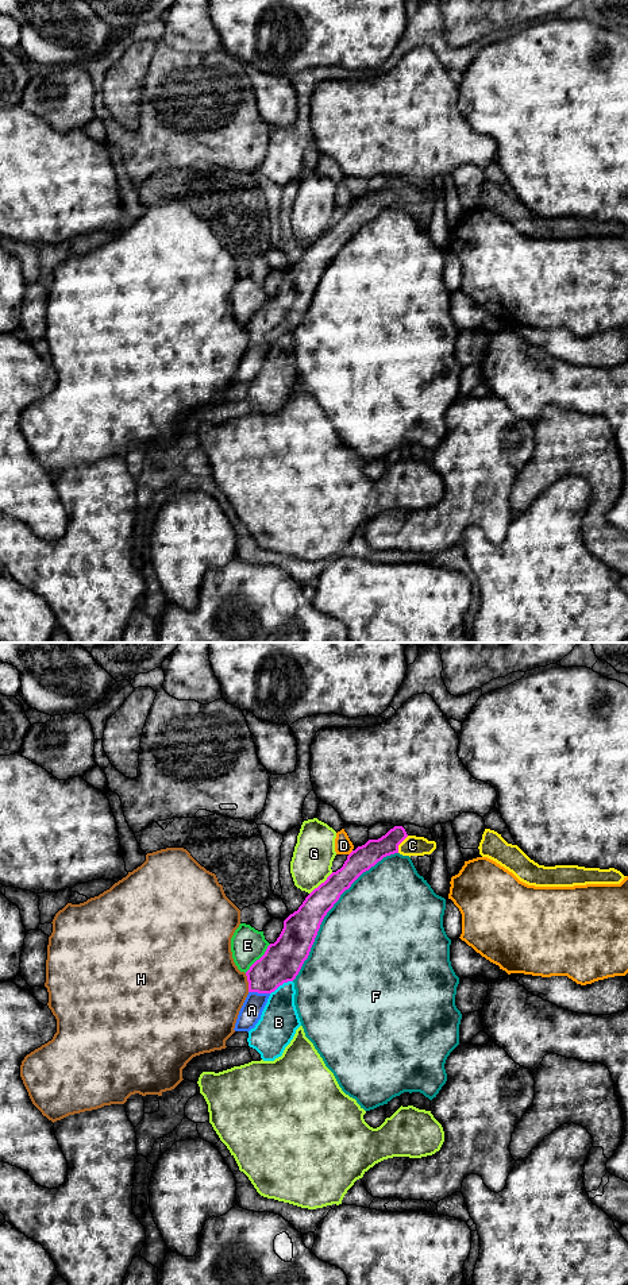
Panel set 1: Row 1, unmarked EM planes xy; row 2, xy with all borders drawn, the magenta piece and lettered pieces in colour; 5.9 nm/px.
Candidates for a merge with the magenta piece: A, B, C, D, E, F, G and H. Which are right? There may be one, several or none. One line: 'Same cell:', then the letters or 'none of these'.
Same cell: C

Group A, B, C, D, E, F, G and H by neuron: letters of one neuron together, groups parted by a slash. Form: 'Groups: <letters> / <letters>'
Groups: A / B / C / D / E / F / G / H

